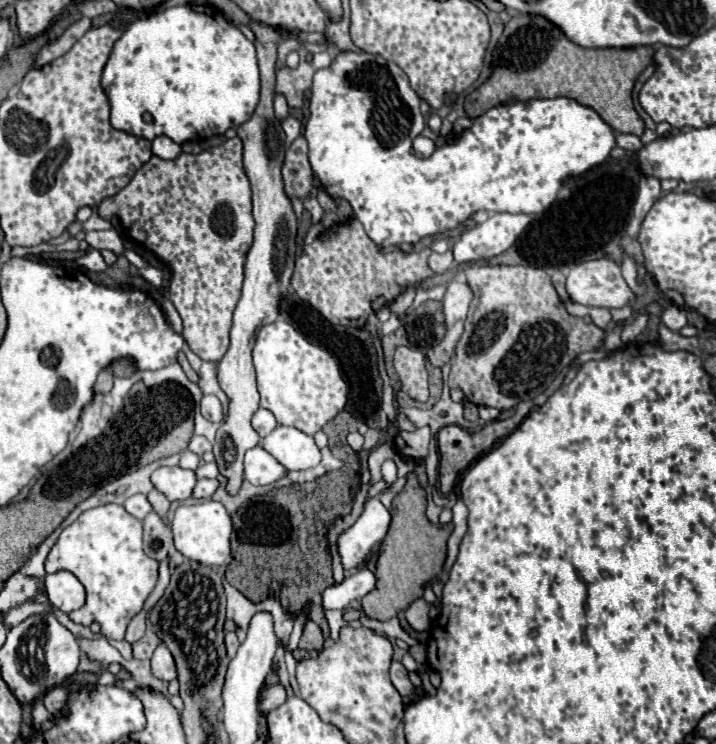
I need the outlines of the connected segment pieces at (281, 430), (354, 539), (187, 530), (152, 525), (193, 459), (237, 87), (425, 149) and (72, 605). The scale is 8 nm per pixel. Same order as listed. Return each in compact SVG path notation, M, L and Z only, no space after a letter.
M276 426L262 440L262 448L288 470L308 470L320 462L320 450L314 438L292 426Z
M378 498L368 500L366 510L356 520L356 524L340 536L338 552L344 570L356 568L364 562L370 550L384 540L388 532L388 524L390 524L390 512L382 506L382 502Z
M202 500L202 502L178 506L174 520L172 520L172 532L174 532L174 546L184 556L188 556L196 562L204 562L212 568L230 562L232 520L230 520L224 504L214 502L214 500Z
M150 512L142 524L144 524L144 552L154 560L166 558L172 546L170 528L154 512Z
M182 452L180 454L180 468L186 468L186 470L196 470L198 468L198 462L200 458L194 454L194 452Z
M172 6L146 18L132 20L124 28L102 70L102 88L110 100L110 124L116 130L144 140L168 136L178 144L190 140L200 142L224 134L228 128L238 128L252 116L260 92L256 50L254 44L214 6Z
M418 136L416 140L414 140L414 146L412 146L412 152L416 154L416 156L420 156L420 158L426 158L426 156L430 156L432 152L434 152L434 142L432 140L428 140L428 138L424 138L424 136Z
M56 572L44 578L44 592L54 608L70 614L84 604L84 586L70 572Z

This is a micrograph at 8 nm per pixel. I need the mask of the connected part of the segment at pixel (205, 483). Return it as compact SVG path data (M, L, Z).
M198 480L198 484L194 486L194 492L192 492L192 498L210 498L214 494L214 490L218 488L218 480Z

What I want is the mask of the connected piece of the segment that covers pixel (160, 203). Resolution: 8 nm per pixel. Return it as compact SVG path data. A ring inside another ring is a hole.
M236 136L200 154L180 154L178 162L152 156L126 188L98 206L98 212L108 220L120 216L128 236L170 266L172 282L166 296L184 322L182 338L196 356L208 362L218 362L228 350L232 312L242 294L244 262L254 234L252 192L242 166L242 140Z

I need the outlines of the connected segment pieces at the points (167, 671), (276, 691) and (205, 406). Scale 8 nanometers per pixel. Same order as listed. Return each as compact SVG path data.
M160 644L152 656L152 672L160 680L174 680L176 678L174 658L164 644Z
M282 684L262 686L258 696L258 716L266 716L270 710L284 704L284 700L286 700L286 688Z
M202 396L200 400L200 412L204 418L212 420L212 422L222 422L224 414L222 414L222 404L216 396Z

